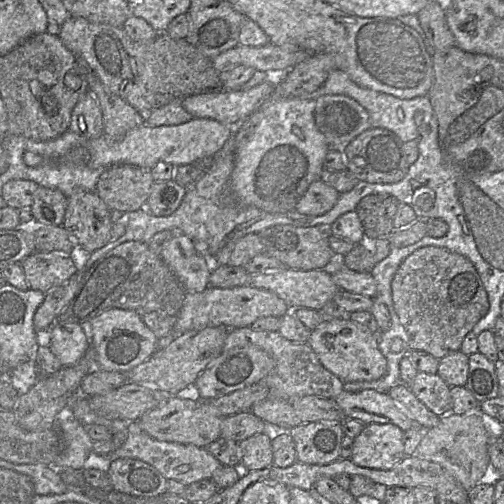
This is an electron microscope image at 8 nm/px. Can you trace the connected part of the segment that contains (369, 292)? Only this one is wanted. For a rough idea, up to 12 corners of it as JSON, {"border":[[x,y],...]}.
{"border":[[343,258],[322,270],[339,289],[371,298],[377,284],[371,273],[345,268]]}

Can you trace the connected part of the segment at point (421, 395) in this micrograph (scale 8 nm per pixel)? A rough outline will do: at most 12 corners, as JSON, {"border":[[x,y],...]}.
{"border":[[418,371],[409,388],[437,416],[452,412],[451,387]]}

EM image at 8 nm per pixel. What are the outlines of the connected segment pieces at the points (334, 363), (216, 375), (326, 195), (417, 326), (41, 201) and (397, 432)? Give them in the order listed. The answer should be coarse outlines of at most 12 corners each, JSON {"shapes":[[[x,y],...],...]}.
{"shapes":[[[349,318],[324,320],[307,343],[343,383],[378,380],[378,335]],[[255,346],[212,360],[194,384],[209,401],[258,383],[274,361]],[[319,179],[309,185],[294,210],[310,216],[333,208],[336,189]],[[419,248],[391,282],[410,350],[461,350],[489,311],[472,262]],[[39,186],[30,209],[36,225],[60,226],[67,197]],[[370,423],[349,459],[389,470],[404,456],[398,426]]]}

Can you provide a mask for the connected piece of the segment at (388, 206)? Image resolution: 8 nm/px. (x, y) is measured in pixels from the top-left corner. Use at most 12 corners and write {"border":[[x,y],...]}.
{"border":[[370,194],[356,211],[366,242],[389,237],[400,202]]}

